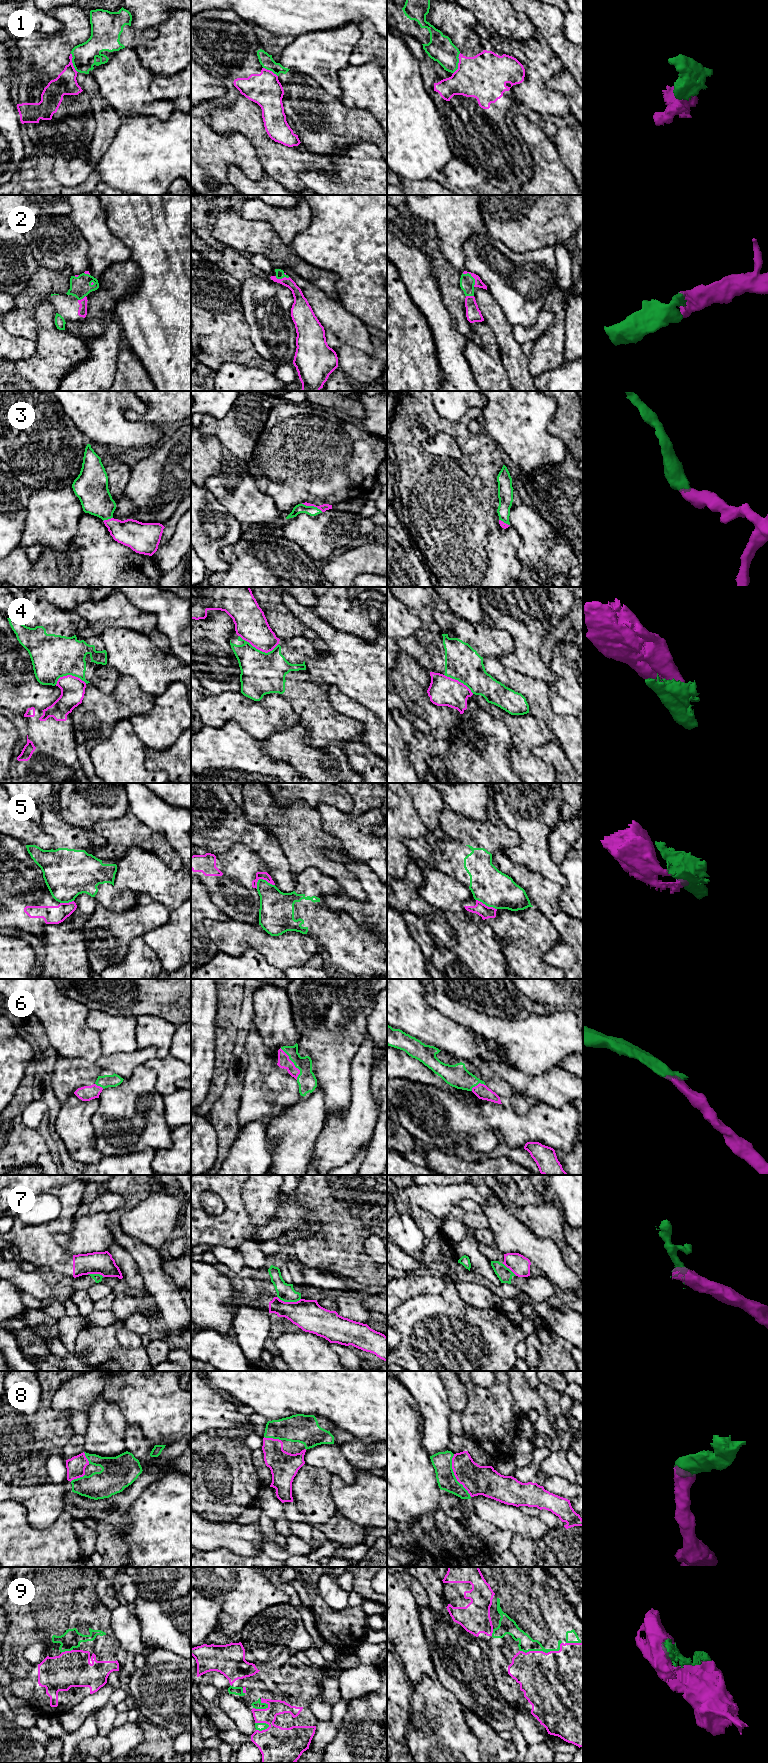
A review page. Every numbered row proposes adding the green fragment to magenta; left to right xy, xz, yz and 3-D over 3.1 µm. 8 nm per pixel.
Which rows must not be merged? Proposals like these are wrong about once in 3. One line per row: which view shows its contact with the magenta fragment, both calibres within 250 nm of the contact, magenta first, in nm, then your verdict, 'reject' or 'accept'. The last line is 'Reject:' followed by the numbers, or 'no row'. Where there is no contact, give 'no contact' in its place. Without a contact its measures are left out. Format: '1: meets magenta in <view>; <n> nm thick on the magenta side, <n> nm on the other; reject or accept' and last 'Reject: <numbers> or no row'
1: meets magenta in yz; 360 nm thick on the magenta side, 200 nm on the other; reject
2: meets magenta in yz; 60 nm thick on the magenta side, 120 nm on the other; accept
3: meets magenta in xz; 60 nm thick on the magenta side, 80 nm on the other; accept
4: meets magenta in xz; 260 nm thick on the magenta side, 340 nm on the other; reject
5: meets magenta in xz; 60 nm thick on the magenta side, 280 nm on the other; reject
6: meets magenta in xz; 100 nm thick on the magenta side, 150 nm on the other; accept
7: meets magenta in xz; 240 nm thick on the magenta side, 140 nm on the other; reject
8: meets magenta in yz; 240 nm thick on the magenta side, 160 nm on the other; accept
9: meets magenta in yz; 480 nm thick on the magenta side, 120 nm on the other; accept
Reject: 1, 4, 5, 7

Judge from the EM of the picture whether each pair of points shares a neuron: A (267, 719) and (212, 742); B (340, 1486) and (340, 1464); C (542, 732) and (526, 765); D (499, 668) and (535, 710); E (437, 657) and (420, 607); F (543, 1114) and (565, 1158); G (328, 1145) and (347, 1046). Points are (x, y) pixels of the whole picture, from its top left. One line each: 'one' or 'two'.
A: two
B: two
C: one
D: one
E: two
F: two
G: two

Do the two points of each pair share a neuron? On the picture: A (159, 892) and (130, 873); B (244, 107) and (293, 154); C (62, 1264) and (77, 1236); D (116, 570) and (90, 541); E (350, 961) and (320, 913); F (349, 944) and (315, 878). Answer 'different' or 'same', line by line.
A: same
B: same
C: different
D: same
E: same
F: same

